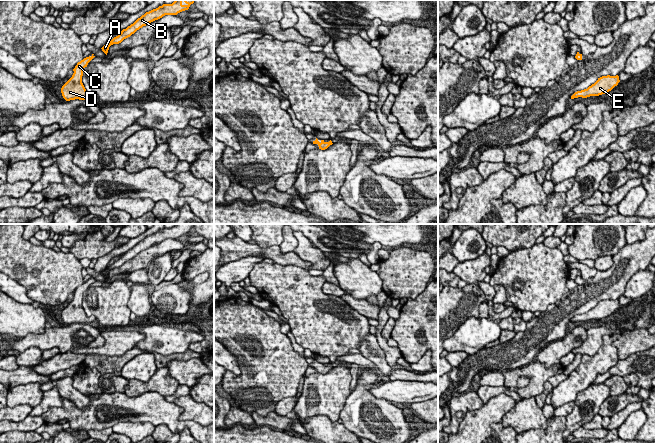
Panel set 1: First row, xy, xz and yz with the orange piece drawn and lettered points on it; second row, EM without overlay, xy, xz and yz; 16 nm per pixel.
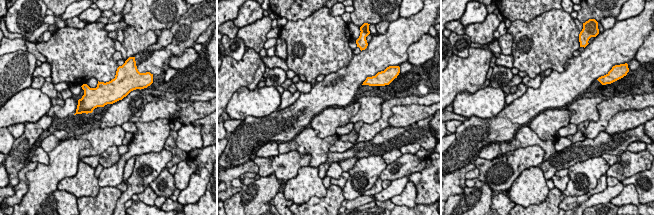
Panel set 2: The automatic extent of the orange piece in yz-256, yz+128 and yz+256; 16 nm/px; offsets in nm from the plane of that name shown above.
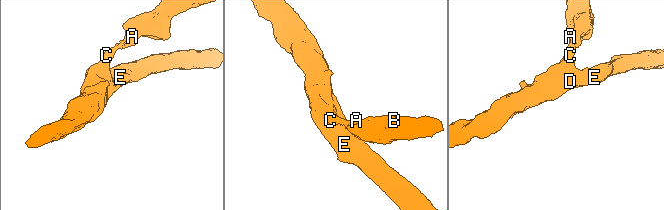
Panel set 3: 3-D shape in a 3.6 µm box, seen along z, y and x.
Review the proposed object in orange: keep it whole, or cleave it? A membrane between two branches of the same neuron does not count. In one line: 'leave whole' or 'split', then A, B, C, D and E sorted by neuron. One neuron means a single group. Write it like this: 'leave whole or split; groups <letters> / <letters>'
leave whole; groups A B C D E

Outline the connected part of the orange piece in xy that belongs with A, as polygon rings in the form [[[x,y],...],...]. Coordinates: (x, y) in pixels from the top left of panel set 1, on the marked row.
[[[175,0],[172,4],[163,4],[156,9],[146,12],[140,18],[138,18],[133,24],[123,29],[121,33],[114,37],[110,42],[105,44],[101,49],[107,55],[109,47],[113,44],[119,44],[124,39],[130,37],[137,30],[149,23],[162,18],[165,15],[177,15],[178,13],[188,10],[190,5],[194,3],[194,0]]]

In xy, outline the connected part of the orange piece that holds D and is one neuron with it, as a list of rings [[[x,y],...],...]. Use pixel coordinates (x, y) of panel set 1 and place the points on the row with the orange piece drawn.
[[[94,54],[90,57],[86,57],[77,63],[73,69],[74,73],[72,77],[62,86],[61,93],[66,101],[70,100],[90,100],[95,96],[94,92],[88,93],[82,83],[82,76],[84,68],[94,58]]]

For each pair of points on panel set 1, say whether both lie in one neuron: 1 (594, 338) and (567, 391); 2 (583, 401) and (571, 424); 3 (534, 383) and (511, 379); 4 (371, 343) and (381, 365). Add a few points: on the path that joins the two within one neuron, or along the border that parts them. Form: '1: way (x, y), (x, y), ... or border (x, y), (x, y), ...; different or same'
1: border (602, 337), (602, 345), (593, 355), (582, 355); different
2: way (578, 407), (577, 418); same
3: way (533, 376), (530, 373), (518, 373); same
4: way (371, 348), (379, 360); same

